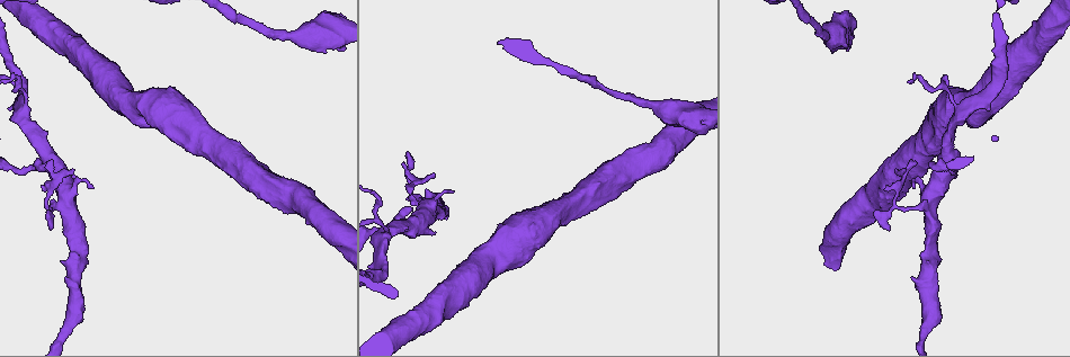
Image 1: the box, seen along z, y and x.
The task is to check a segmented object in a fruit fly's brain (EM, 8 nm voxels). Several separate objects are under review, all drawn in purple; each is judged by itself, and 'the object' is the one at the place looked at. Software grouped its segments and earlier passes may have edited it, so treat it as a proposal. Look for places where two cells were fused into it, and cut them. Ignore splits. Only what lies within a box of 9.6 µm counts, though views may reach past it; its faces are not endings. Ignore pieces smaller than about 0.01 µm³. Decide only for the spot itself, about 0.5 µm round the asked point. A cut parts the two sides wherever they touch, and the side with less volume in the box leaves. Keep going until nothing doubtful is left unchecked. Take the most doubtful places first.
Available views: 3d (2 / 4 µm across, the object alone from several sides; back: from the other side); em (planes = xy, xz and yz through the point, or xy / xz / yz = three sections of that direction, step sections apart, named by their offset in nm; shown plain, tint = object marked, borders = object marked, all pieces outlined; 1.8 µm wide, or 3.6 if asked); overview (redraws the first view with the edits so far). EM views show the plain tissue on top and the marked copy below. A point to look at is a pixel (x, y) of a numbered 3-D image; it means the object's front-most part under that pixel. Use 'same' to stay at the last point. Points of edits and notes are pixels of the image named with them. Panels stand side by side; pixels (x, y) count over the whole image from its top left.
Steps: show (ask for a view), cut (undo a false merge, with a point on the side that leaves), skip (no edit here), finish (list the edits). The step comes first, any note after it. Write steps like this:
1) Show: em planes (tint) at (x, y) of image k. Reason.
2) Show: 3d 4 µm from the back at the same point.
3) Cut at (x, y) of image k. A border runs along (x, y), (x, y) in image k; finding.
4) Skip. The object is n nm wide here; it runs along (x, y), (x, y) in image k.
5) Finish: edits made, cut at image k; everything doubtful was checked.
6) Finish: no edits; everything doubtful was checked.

Show: 3d 4 µm from the back at (45, 208) of image 1. Branch point.

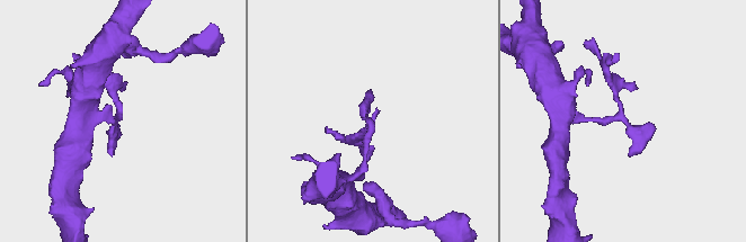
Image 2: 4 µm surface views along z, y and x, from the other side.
Show: em planes (borders) at (368, 130) of image 2. Need the tissue.

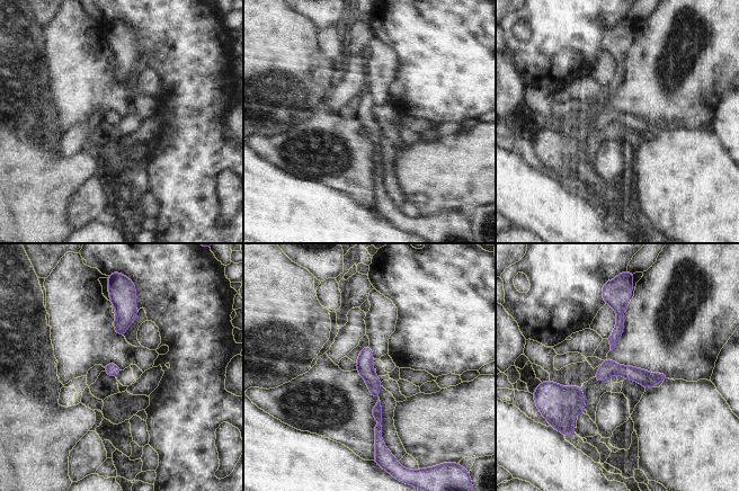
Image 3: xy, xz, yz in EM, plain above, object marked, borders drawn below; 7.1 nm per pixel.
Skip. The object is 90 nm wide here; it runs along (366, 349), (366, 372), (379, 401), (379, 436) in image 3; continuous, no second cell.

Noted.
Show: 3d 2 µm at (932, 189) of image 1.

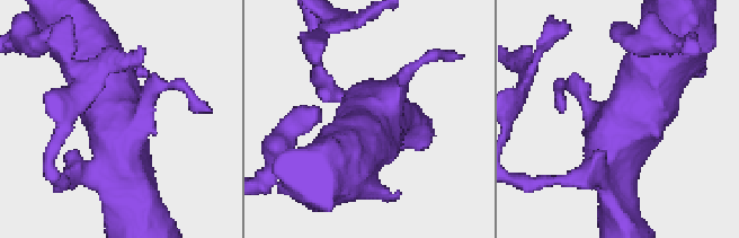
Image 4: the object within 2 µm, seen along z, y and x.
Show: em planes (tint) at (113, 125) of image 4. Now the EM.

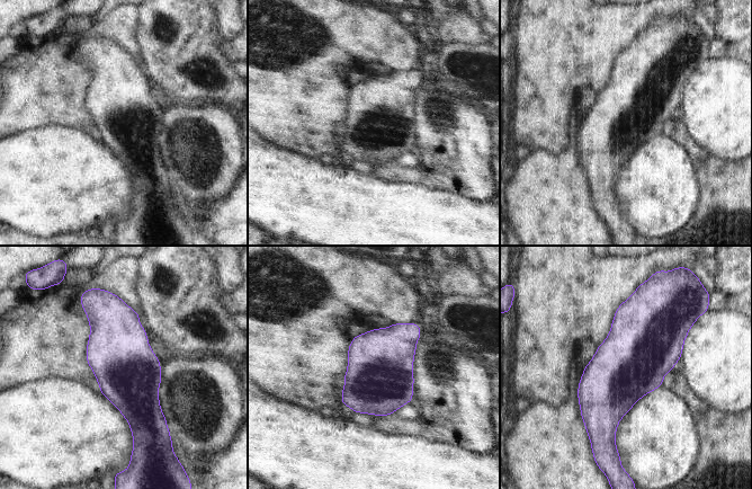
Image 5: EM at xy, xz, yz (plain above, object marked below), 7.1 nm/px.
Skip. Continuous, no second cell.

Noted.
Show: 3d 4 µm at (382, 221) of image 1.

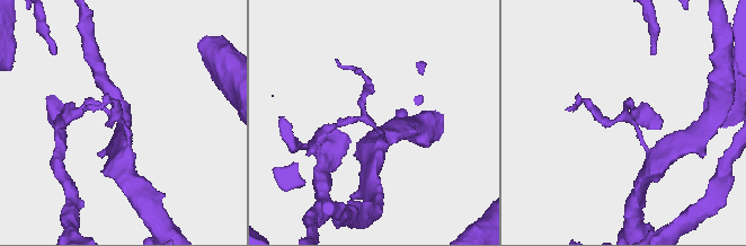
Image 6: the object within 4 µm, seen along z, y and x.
Show: em 3.6 µm planes (tint) at (122, 119) of image 6.

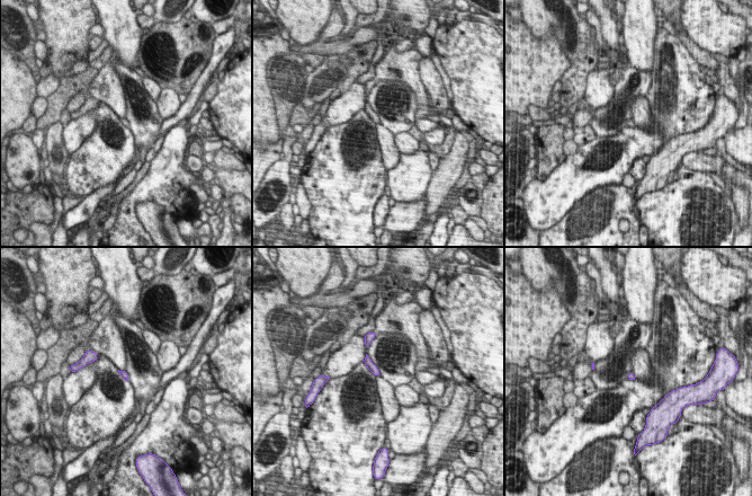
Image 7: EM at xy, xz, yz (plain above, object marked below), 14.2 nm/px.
Skip. All the same cell.

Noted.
Show: 3d 4 µm from the back at (381, 240) of image 1. Calibre changes.

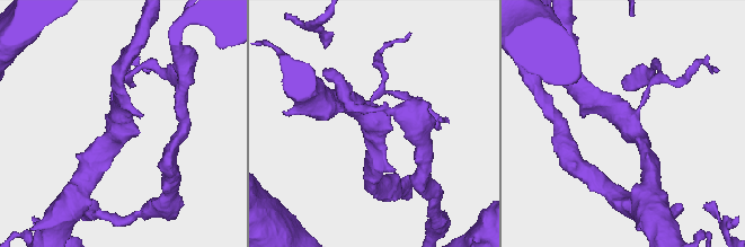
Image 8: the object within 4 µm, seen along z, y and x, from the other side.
Show: em planes (tint) at (121, 122) of image 8. 3 arms meet here.

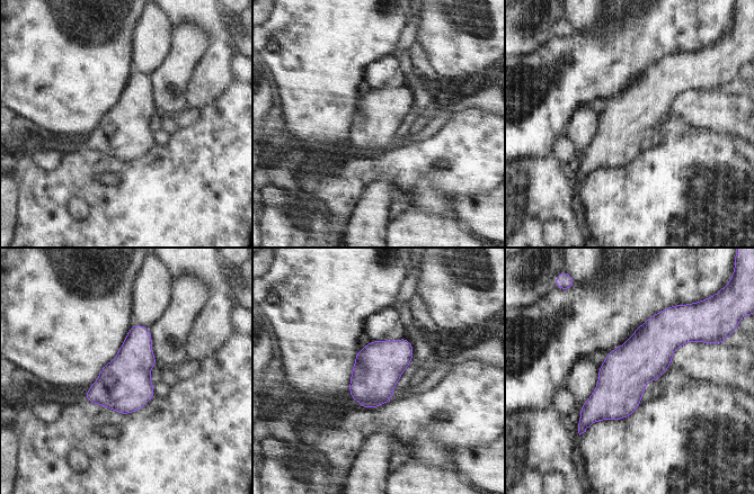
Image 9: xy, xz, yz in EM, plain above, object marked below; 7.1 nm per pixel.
Skip. It runs along (666, 316), (661, 335), (586, 423) in image 9; all the same cell.

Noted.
Finish: no edits; everything doubtful was checked.

